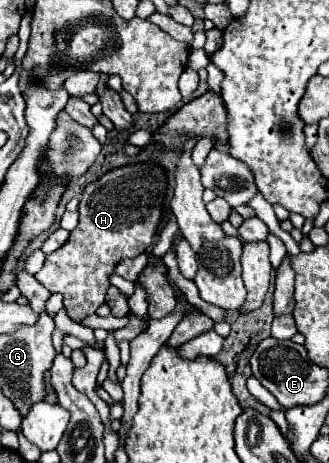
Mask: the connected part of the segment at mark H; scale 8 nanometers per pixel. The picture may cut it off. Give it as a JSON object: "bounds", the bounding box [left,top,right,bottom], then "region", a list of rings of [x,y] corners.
{"bounds":[37,163,167,321],"region":[[[149,163],[109,171],[85,187],[79,203],[79,227],[71,231],[69,241],[59,251],[47,255],[43,269],[37,273],[41,285],[63,295],[67,315],[73,321],[93,315],[105,303],[105,293],[111,285],[109,275],[119,261],[145,253],[153,243],[167,199],[165,189],[165,171]]]}

